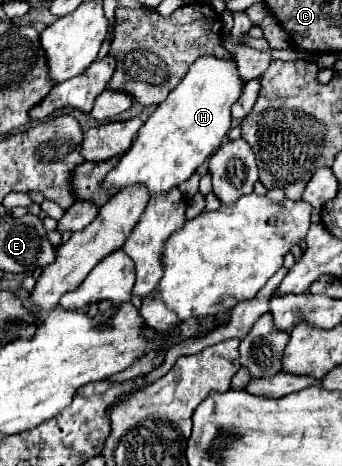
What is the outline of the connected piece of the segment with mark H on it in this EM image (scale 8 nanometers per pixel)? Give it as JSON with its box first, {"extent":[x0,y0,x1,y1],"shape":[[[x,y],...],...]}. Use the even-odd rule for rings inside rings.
{"extent":[103,55,245,195],"shape":[[[215,55],[199,57],[185,79],[167,95],[155,113],[143,123],[131,149],[119,165],[109,171],[103,187],[131,187],[145,183],[151,195],[167,193],[171,187],[187,181],[197,167],[219,149],[231,127],[231,105],[241,97],[245,81],[239,77],[237,63]]]}

